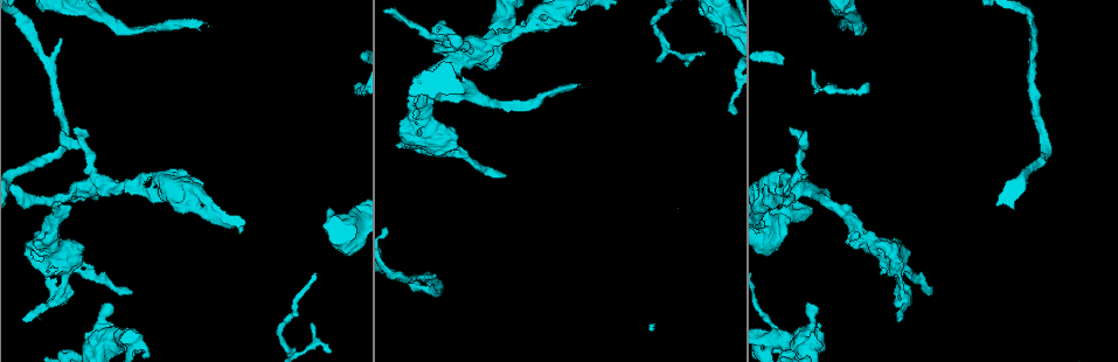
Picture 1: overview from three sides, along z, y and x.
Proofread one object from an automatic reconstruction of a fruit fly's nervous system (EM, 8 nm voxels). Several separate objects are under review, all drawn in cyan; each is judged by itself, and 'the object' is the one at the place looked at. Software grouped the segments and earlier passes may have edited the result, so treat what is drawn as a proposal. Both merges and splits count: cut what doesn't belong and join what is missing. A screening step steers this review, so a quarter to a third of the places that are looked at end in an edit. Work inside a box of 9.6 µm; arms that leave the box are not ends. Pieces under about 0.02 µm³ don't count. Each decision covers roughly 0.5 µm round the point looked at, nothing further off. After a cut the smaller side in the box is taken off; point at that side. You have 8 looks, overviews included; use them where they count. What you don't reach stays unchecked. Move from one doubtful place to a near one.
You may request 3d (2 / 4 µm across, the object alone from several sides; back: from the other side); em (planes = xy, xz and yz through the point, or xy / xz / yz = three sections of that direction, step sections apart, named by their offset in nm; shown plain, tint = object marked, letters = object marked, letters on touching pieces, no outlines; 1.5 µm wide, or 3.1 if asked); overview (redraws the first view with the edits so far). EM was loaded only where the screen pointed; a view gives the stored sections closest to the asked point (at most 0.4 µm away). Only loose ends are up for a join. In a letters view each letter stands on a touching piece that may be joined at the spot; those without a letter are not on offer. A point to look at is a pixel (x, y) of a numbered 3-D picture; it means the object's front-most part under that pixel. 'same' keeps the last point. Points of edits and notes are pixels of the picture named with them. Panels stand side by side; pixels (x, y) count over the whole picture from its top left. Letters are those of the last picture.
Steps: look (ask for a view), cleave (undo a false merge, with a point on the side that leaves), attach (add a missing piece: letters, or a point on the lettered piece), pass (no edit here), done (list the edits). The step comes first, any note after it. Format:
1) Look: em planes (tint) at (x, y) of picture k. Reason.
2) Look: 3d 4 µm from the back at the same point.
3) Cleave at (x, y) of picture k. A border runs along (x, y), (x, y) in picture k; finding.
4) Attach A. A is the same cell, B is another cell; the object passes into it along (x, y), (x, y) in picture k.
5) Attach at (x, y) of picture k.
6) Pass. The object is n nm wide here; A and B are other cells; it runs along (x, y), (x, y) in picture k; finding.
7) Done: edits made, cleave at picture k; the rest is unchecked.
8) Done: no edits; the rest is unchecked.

Look: em planes (letters) at (313, 324) of picture 1. Thin end.

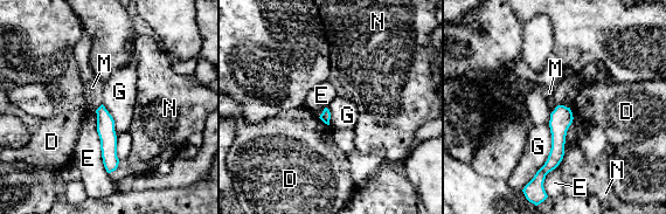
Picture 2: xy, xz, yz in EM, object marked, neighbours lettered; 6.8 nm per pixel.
Pass. The object is 70 nm wide here; D, E, G, M and N are other cells; a border runs along (549, 124), (548, 158), (525, 185) in picture 2; none of them fits.

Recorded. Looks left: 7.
Look: em planes (letters) at (202, 23) of picture 1. An open end.

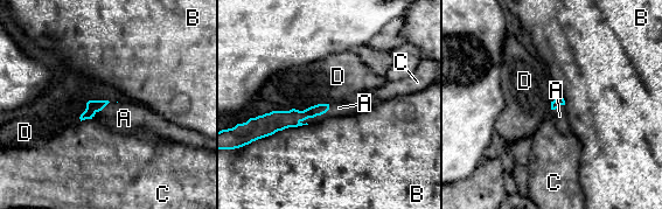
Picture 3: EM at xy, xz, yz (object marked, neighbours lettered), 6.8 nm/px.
Attach A. A is the same cell, B, C and D are other cells; the object passes into it along (280, 120), (315, 116), (339, 108) in picture 3; the neuron continues.

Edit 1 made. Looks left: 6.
Look: overview.

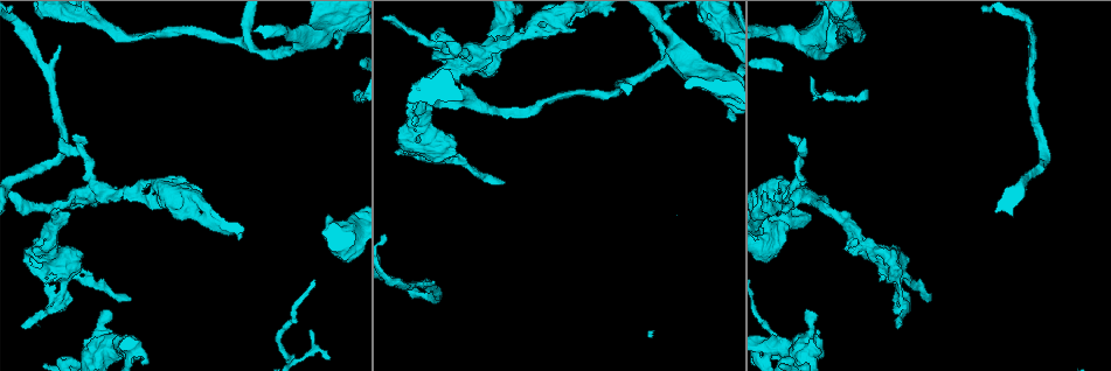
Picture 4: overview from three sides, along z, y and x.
Look: em xz step 8 (tint) at (1028, 179) of picture 4. A narrow waist.

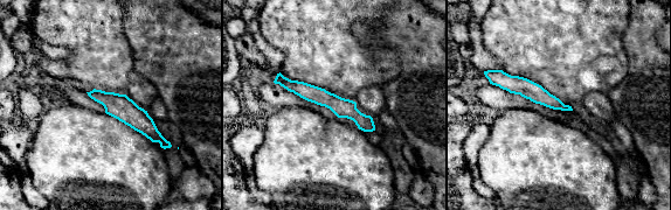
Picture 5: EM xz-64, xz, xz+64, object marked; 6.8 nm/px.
Look: em xz step 8 (letters) at the same point.

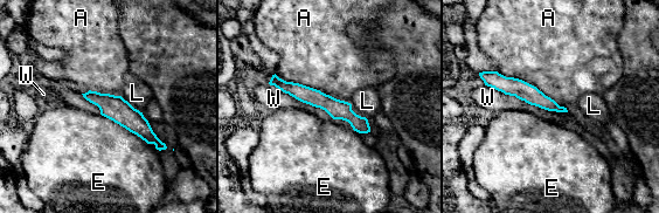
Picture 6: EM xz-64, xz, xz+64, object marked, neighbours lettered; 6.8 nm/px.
Pass. The object is 110 nm wide here; A, E, L and W are other cells; it runs along (272, 82), (321, 100), (367, 129) in picture 6; one neuron here.

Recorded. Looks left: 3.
Done: edits made, attach at picture 3; the rest is unchecked.

